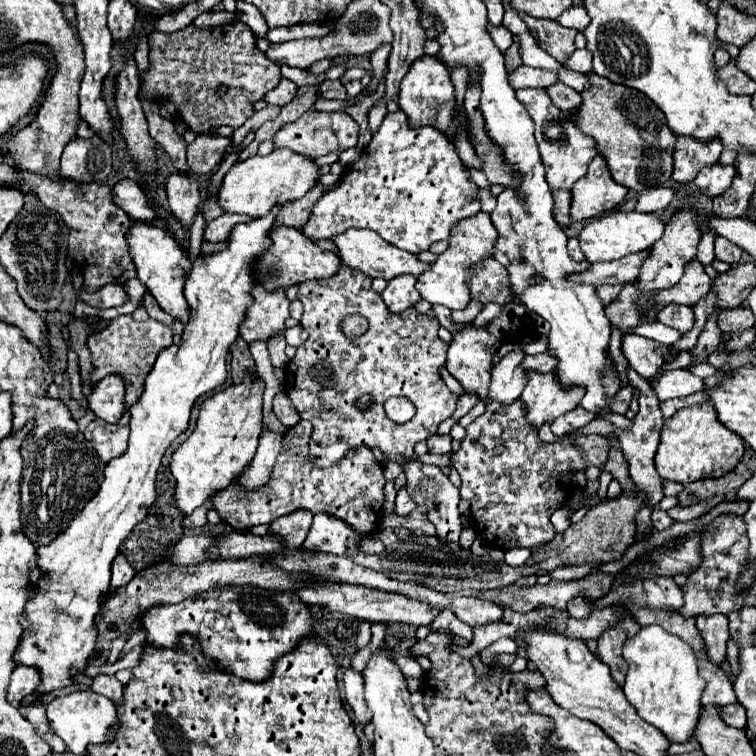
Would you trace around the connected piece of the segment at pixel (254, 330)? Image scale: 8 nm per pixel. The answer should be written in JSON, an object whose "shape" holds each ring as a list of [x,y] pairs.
{"shape":[[[255,286],[251,290],[253,304],[245,312],[245,320],[239,326],[239,336],[253,344],[257,340],[269,342],[275,336],[285,334],[285,320],[289,318],[289,300],[285,292],[263,292]]]}

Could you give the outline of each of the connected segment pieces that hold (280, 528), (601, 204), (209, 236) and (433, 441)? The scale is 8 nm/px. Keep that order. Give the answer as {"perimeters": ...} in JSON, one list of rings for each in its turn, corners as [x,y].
{"perimeters":[[[[293,512],[291,516],[283,516],[269,526],[269,534],[279,536],[287,548],[299,548],[311,528],[313,516],[307,512]]],[[[595,156],[587,174],[571,188],[571,220],[581,222],[615,210],[627,196],[627,188],[611,178],[603,156]]],[[[223,214],[219,218],[215,218],[211,224],[205,226],[205,240],[207,242],[223,242],[227,240],[227,236],[231,234],[231,228],[239,222],[247,222],[249,216],[241,216],[241,214]]],[[[435,434],[427,440],[427,446],[429,446],[431,454],[449,454],[451,452],[451,436]]]]}

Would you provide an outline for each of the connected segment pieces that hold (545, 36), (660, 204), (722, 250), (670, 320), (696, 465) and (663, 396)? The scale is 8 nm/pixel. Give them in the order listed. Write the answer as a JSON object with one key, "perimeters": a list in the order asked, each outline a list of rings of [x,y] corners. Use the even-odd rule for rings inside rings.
{"perimeters":[[[[519,14],[519,16],[527,24],[529,32],[537,38],[537,44],[547,54],[551,54],[557,62],[567,60],[567,56],[571,56],[575,52],[577,30],[563,28],[555,20],[539,20],[539,18],[531,18],[527,14]]],[[[662,186],[649,188],[640,194],[635,211],[641,213],[663,211],[667,209],[674,195],[674,191],[670,188]]],[[[715,236],[715,258],[717,260],[723,260],[723,262],[729,262],[731,266],[737,266],[739,264],[739,258],[741,258],[741,248],[723,240],[721,236]]],[[[667,304],[657,312],[661,324],[677,328],[681,334],[687,334],[693,328],[693,310],[683,304]]],[[[699,404],[683,408],[665,420],[661,430],[661,444],[655,454],[655,466],[663,480],[687,484],[703,478],[719,478],[731,472],[731,468],[741,462],[743,452],[743,440],[717,420],[715,408],[711,404]]],[[[673,370],[665,372],[657,382],[655,382],[655,394],[659,400],[669,400],[669,398],[679,398],[679,396],[689,396],[703,390],[703,380],[693,376],[687,370]]]]}

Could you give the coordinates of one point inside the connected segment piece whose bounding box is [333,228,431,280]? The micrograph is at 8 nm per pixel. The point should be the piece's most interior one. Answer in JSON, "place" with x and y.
{"place":[362,249]}

